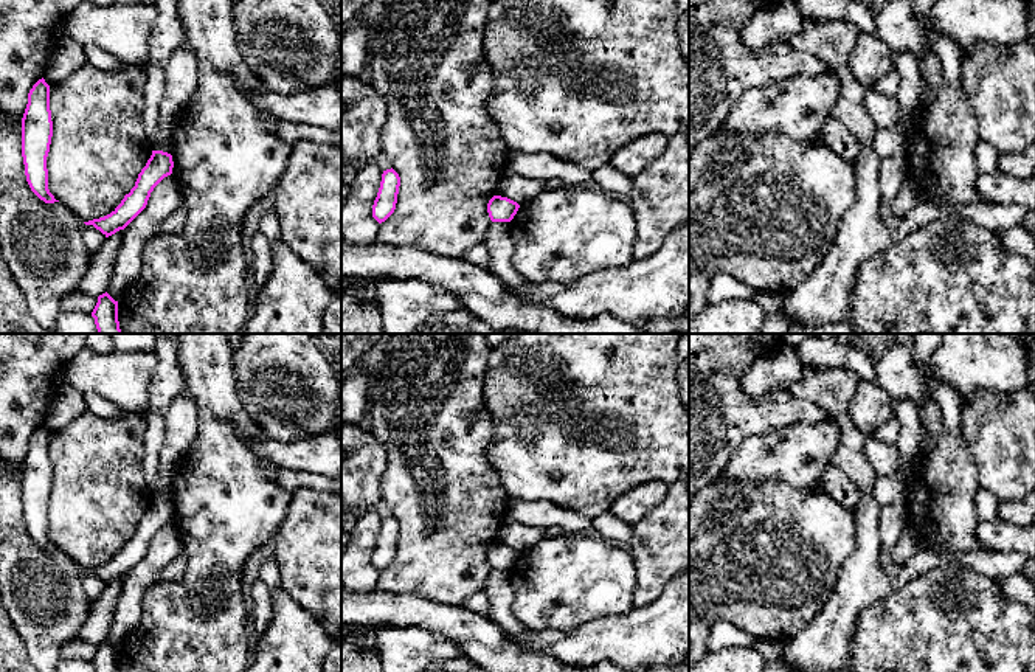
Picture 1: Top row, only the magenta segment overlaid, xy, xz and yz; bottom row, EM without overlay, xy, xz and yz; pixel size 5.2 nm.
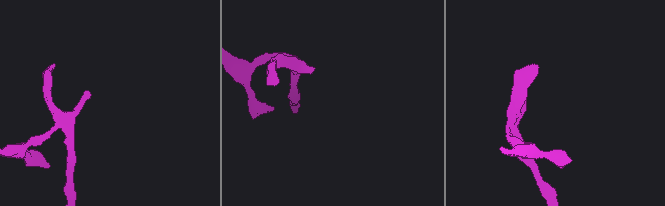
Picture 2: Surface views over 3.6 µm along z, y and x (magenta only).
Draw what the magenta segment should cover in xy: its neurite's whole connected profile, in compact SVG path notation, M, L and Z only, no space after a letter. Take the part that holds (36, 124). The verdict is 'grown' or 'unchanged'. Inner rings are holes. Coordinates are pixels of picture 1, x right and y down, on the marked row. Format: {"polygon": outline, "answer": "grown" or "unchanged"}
{"polygon": "M39 79L28 93L22 118L22 157L31 191L45 203L59 202L48 189L47 157L53 137L50 85Z", "answer": "unchanged"}

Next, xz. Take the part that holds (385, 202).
{"polygon": "M391 168L383 171L380 188L372 205L372 217L382 223L396 210L397 194L400 186L399 174Z", "answer": "unchanged"}

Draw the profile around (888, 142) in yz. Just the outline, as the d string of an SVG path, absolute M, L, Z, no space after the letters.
M909 51L897 53L895 70L900 74L900 123L892 129L877 129L874 149L880 158L908 154L908 129L920 109L919 92L922 70L916 56Z

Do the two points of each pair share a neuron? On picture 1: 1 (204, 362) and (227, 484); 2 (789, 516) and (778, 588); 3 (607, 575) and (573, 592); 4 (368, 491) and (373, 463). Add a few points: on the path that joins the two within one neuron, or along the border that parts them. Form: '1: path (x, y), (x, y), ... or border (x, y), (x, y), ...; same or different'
1: path (214, 393), (222, 418), (222, 453); same
2: path (789, 534), (789, 540), (778, 551), (778, 570); same
3: path (599, 579), (585, 579), (581, 584); same
4: path (368, 484), (368, 469); same

